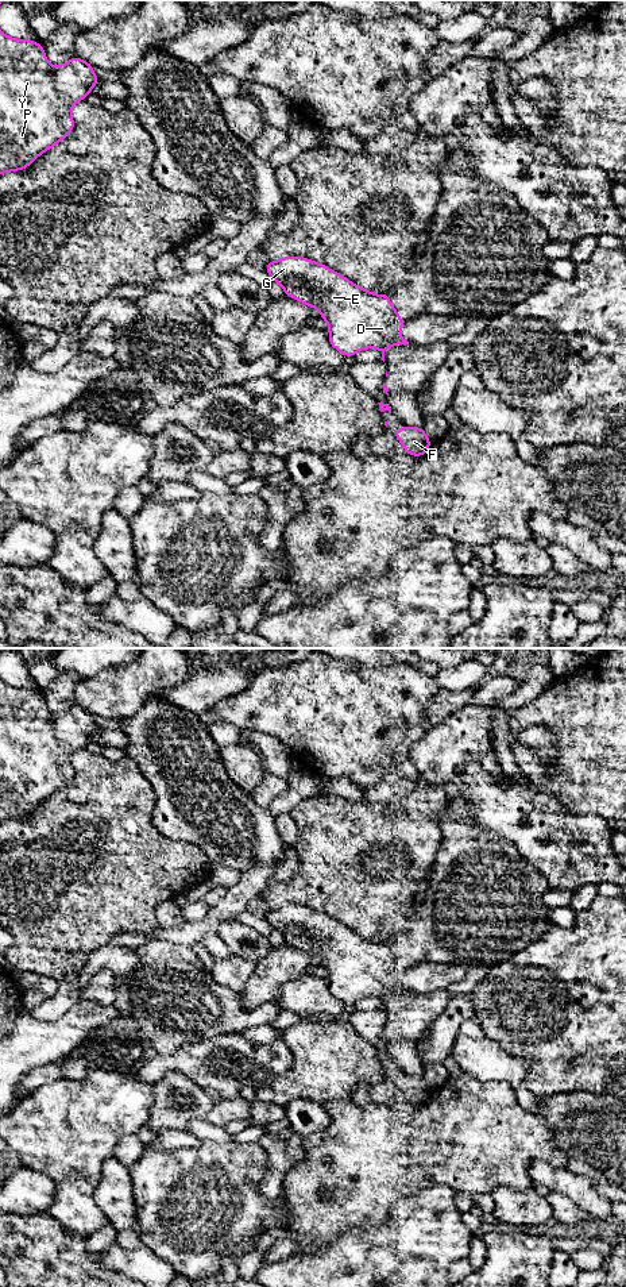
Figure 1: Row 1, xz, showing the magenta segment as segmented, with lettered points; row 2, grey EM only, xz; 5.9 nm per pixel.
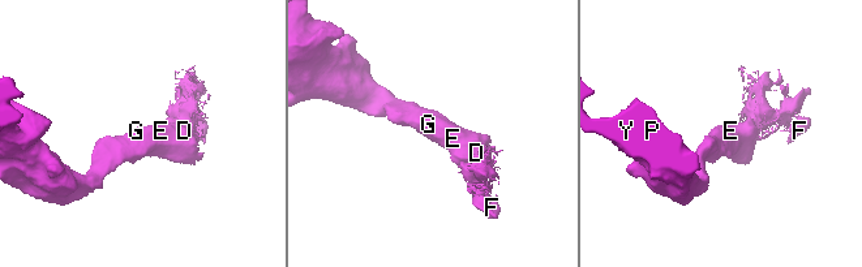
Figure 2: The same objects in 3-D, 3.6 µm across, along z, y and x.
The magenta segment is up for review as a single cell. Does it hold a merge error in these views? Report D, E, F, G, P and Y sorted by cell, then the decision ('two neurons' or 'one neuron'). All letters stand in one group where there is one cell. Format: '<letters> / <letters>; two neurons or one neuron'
D E G P Y / F; two neurons

